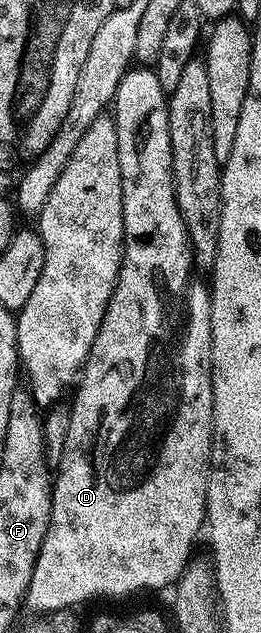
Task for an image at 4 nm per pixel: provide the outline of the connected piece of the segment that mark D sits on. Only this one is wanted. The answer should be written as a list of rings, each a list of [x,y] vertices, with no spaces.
[[[130,68],[123,76],[123,80],[117,89],[117,96],[111,106],[111,117],[117,124],[117,155],[119,156],[119,172],[121,173],[121,187],[123,188],[123,228],[125,229],[125,255],[121,257],[121,271],[117,277],[117,287],[111,300],[109,308],[103,318],[103,324],[95,338],[95,344],[91,348],[89,358],[85,362],[85,368],[81,371],[81,377],[72,395],[73,406],[69,410],[69,427],[67,428],[67,440],[63,444],[63,456],[61,463],[55,468],[55,477],[51,482],[51,497],[53,499],[53,511],[49,513],[49,527],[47,536],[43,536],[43,548],[39,548],[39,556],[35,560],[35,572],[31,572],[31,584],[25,593],[24,605],[29,606],[37,614],[48,616],[54,610],[76,607],[76,602],[85,602],[88,598],[97,598],[100,594],[129,594],[132,590],[161,590],[164,586],[172,587],[180,578],[185,570],[185,565],[191,561],[194,553],[193,541],[197,538],[197,533],[202,533],[203,527],[207,522],[205,512],[205,497],[209,487],[209,468],[213,460],[213,349],[211,348],[211,316],[209,315],[209,304],[211,301],[210,291],[193,279],[195,267],[193,265],[193,252],[189,249],[189,237],[185,231],[185,225],[181,219],[181,213],[177,207],[177,197],[173,187],[173,153],[171,152],[171,136],[169,135],[169,104],[167,101],[167,91],[161,87],[157,79],[156,69],[153,68]]]

